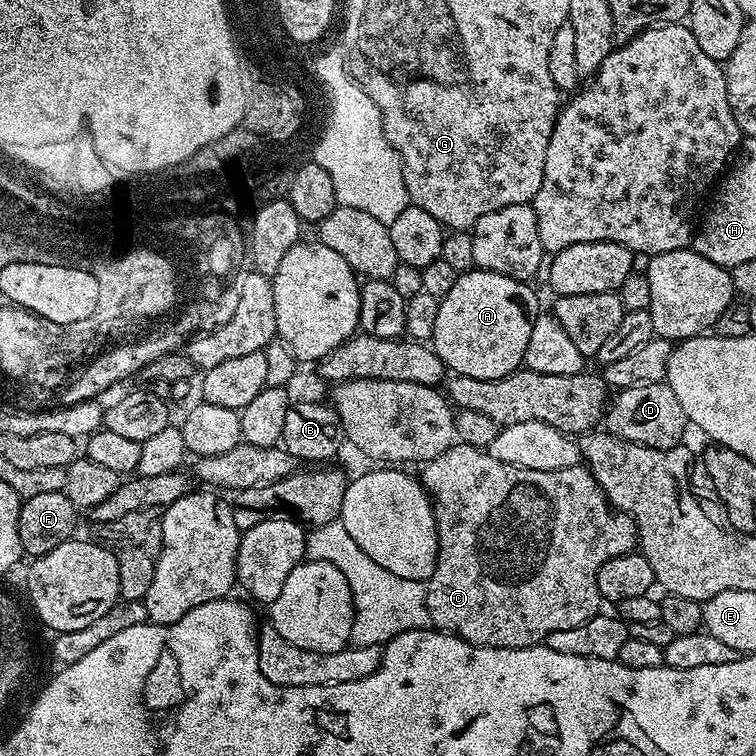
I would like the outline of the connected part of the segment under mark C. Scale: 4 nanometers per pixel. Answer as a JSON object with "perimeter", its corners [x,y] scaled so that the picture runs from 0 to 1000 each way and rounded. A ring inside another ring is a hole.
{"perimeter":[[[607,585],[557,618],[561,620],[553,624],[553,634],[561,642],[562,651],[569,653],[579,706],[579,738],[574,759],[563,770],[563,802],[570,829],[608,841],[634,857],[702,857],[706,852],[724,848],[726,836],[754,833],[754,828],[770,828],[770,823],[790,815],[796,803],[791,780],[791,754],[796,754],[796,743],[807,743],[807,738],[817,738],[817,733],[837,729],[843,724],[844,710],[836,684],[806,667],[776,618],[766,618],[753,616],[731,624],[688,619],[659,610],[646,595]]]}

